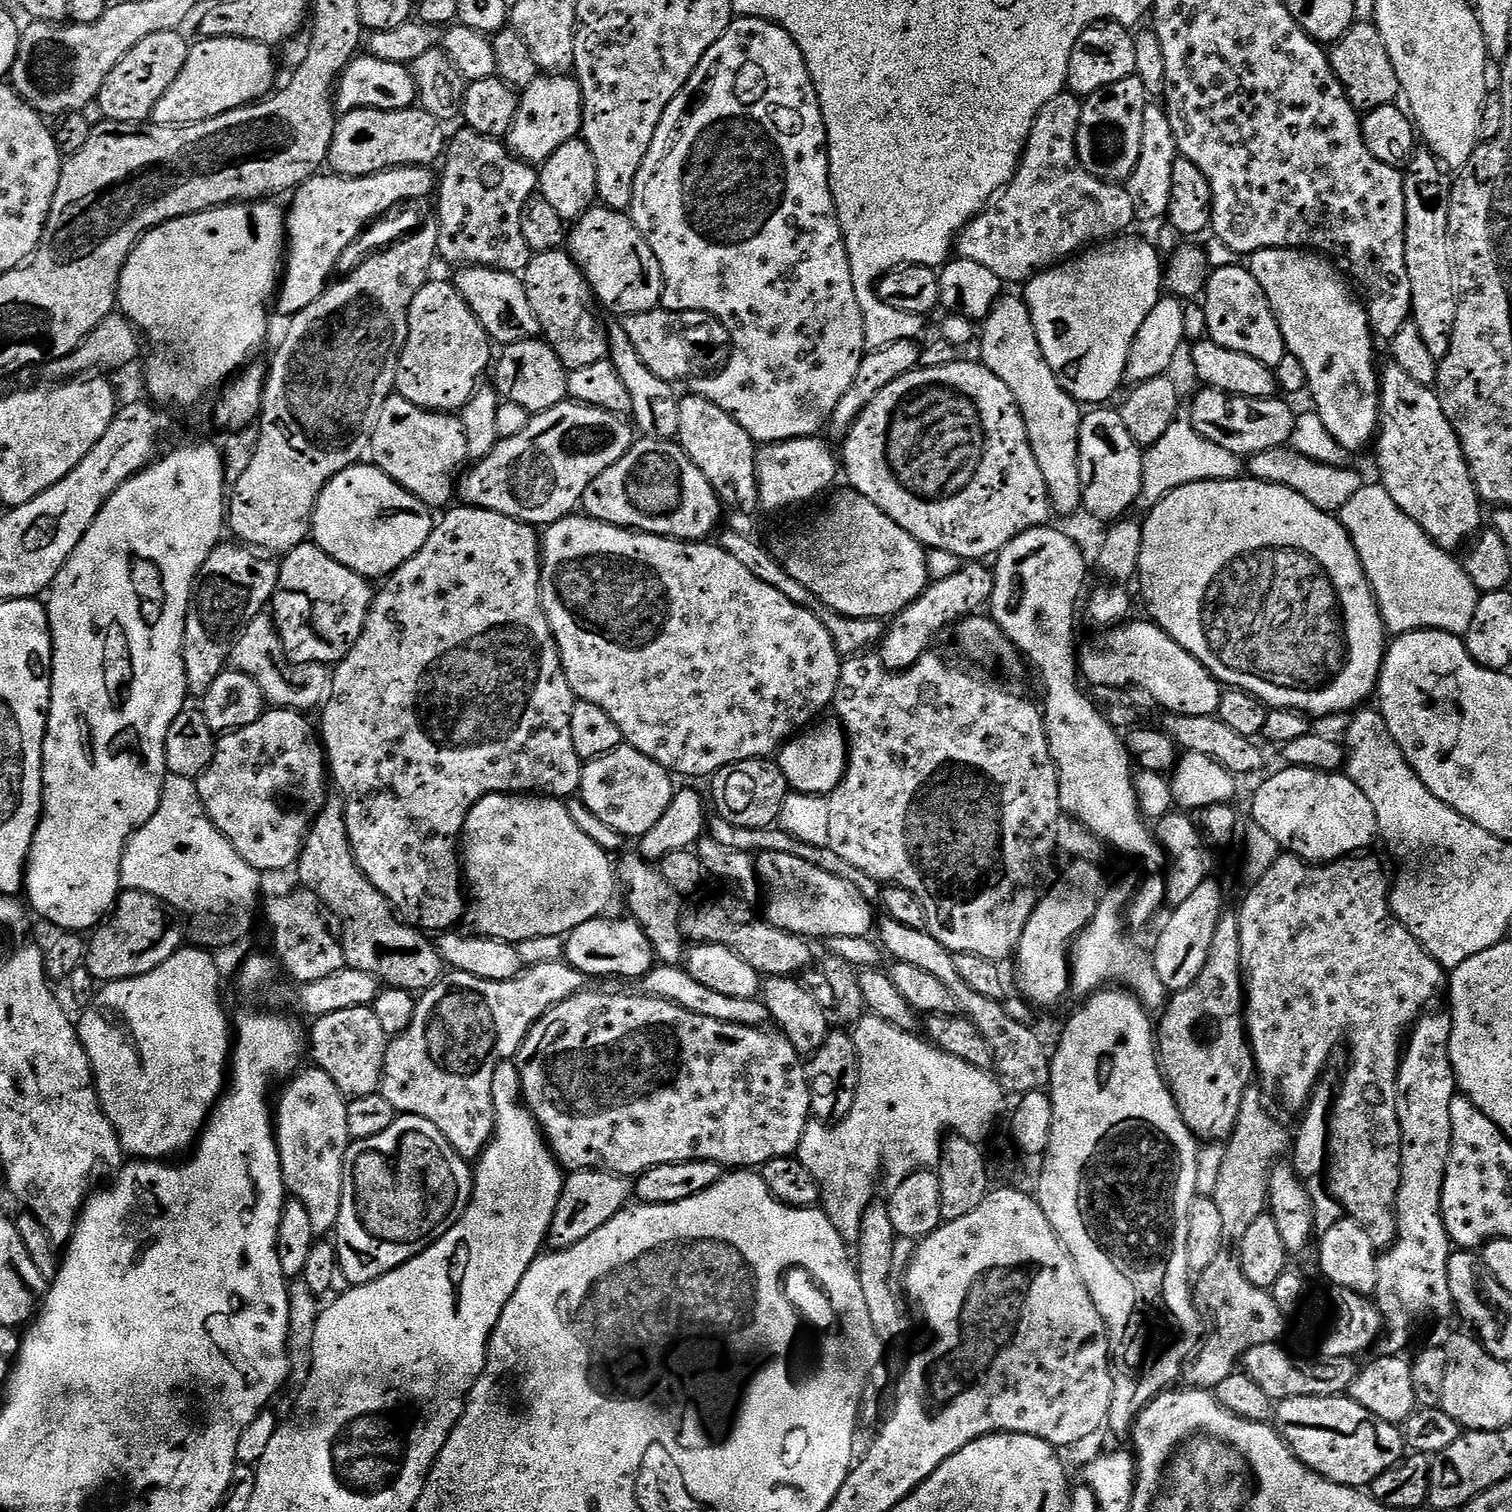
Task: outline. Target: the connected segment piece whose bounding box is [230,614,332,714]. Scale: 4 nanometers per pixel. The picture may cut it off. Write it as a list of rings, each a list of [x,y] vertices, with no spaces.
[[[262,614],[246,626],[246,630],[234,642],[230,657],[233,673],[249,675],[264,694],[264,699],[272,708],[293,708],[296,712],[311,713],[311,708],[319,709],[327,701],[332,691],[332,672],[327,664],[303,664],[294,662],[282,646],[282,638],[271,615]]]

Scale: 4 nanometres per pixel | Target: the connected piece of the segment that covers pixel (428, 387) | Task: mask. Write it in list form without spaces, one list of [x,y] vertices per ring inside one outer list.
[[[429,279],[428,283],[422,286],[422,290],[414,294],[414,302],[410,302],[408,337],[398,362],[396,392],[419,408],[431,412],[459,413],[461,408],[467,407],[476,389],[481,387],[483,380],[480,379],[487,368],[489,371],[494,360],[492,348],[494,349],[494,344],[487,330],[482,326],[482,322],[478,322],[474,310],[470,310],[455,283],[448,281],[447,284],[444,280]]]

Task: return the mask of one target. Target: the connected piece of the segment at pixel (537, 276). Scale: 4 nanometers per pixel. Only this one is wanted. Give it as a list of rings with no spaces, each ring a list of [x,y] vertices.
[[[534,254],[522,273],[526,298],[530,298],[530,306],[536,315],[536,324],[541,328],[543,339],[558,354],[558,358],[568,369],[569,373],[580,374],[585,370],[592,370],[595,364],[605,363],[608,360],[608,329],[605,321],[600,321],[596,313],[598,301],[588,286],[588,280],[582,270],[568,254]]]

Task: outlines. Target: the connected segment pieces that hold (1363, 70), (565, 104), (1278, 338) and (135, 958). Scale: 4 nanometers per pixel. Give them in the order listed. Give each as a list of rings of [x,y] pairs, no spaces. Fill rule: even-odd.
[[[1357,21],[1345,34],[1342,47],[1344,53],[1336,58],[1337,76],[1348,100],[1358,112],[1367,114],[1378,106],[1393,104],[1399,99],[1401,91],[1397,71],[1394,70],[1389,51],[1375,23]]]
[[[540,74],[519,93],[520,106],[506,137],[508,149],[526,163],[545,164],[565,142],[577,139],[584,126],[584,99],[580,81],[572,74]]]
[[[1247,267],[1220,268],[1211,273],[1202,293],[1202,305],[1208,323],[1207,339],[1226,350],[1250,354],[1258,362],[1277,366],[1286,360],[1282,330],[1276,321],[1276,312],[1270,306],[1262,286]]]
[[[121,891],[115,908],[91,933],[84,954],[84,968],[99,982],[141,976],[166,962],[182,947],[186,932],[181,917],[162,898],[145,892]],[[181,928],[181,929],[180,929]],[[92,939],[92,940],[91,940]]]

